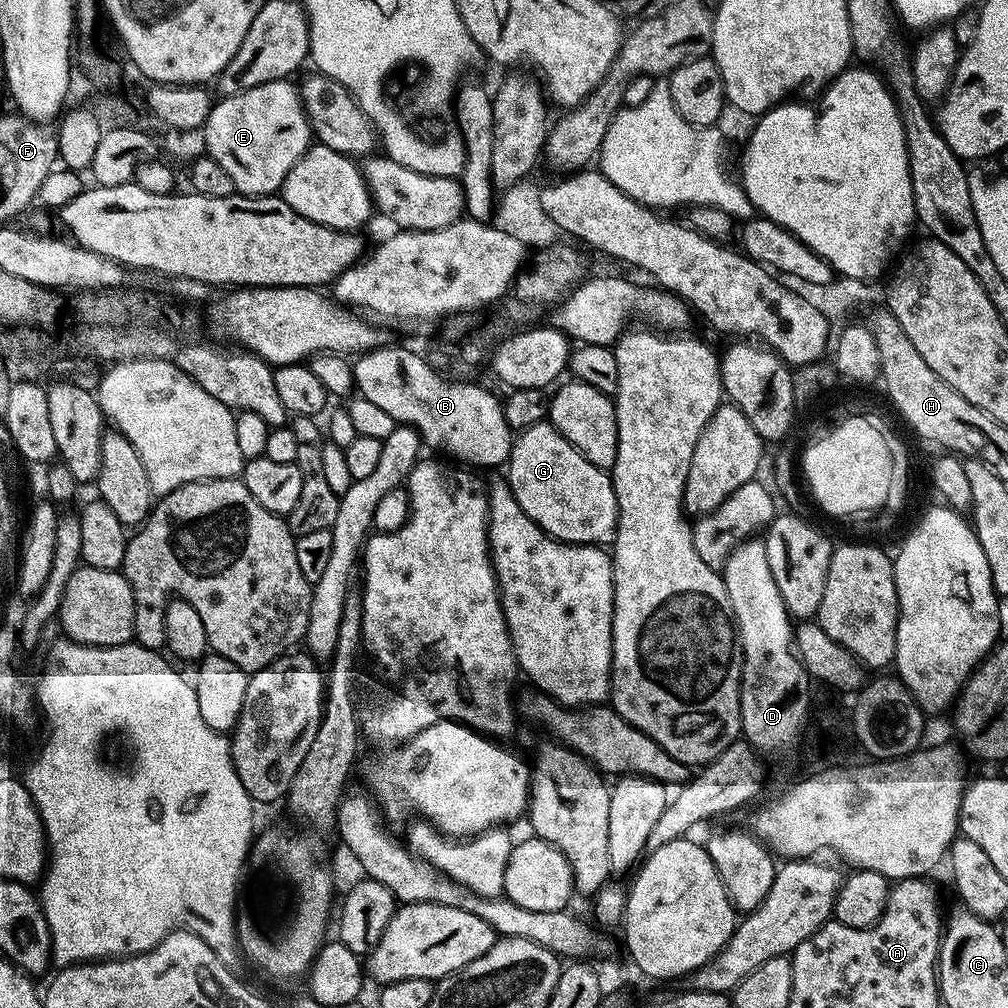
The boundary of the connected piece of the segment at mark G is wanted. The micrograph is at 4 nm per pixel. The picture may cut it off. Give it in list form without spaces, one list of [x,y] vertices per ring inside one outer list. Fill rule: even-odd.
[[[541,422],[519,429],[512,442],[506,470],[508,485],[514,498],[518,498],[518,506],[522,506],[525,514],[546,534],[567,544],[608,546],[616,539],[618,498],[614,494],[611,475],[587,460],[552,423]]]

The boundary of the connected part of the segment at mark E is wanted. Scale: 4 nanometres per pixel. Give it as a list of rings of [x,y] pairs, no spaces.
[[[285,78],[282,80],[271,80],[266,82],[262,86],[254,86],[250,90],[245,92],[239,92],[233,96],[226,96],[217,99],[212,105],[208,120],[205,122],[202,129],[202,135],[204,135],[204,148],[203,151],[214,158],[214,162],[218,162],[218,166],[223,166],[226,170],[226,174],[230,174],[230,178],[234,181],[237,193],[242,196],[270,196],[279,193],[281,185],[284,184],[284,178],[286,174],[290,172],[294,166],[294,162],[298,162],[298,158],[302,158],[302,154],[306,154],[306,150],[311,148],[314,143],[314,137],[312,134],[312,127],[310,122],[306,118],[304,113],[304,107],[300,101],[300,89],[295,83],[291,84],[291,79]]]

